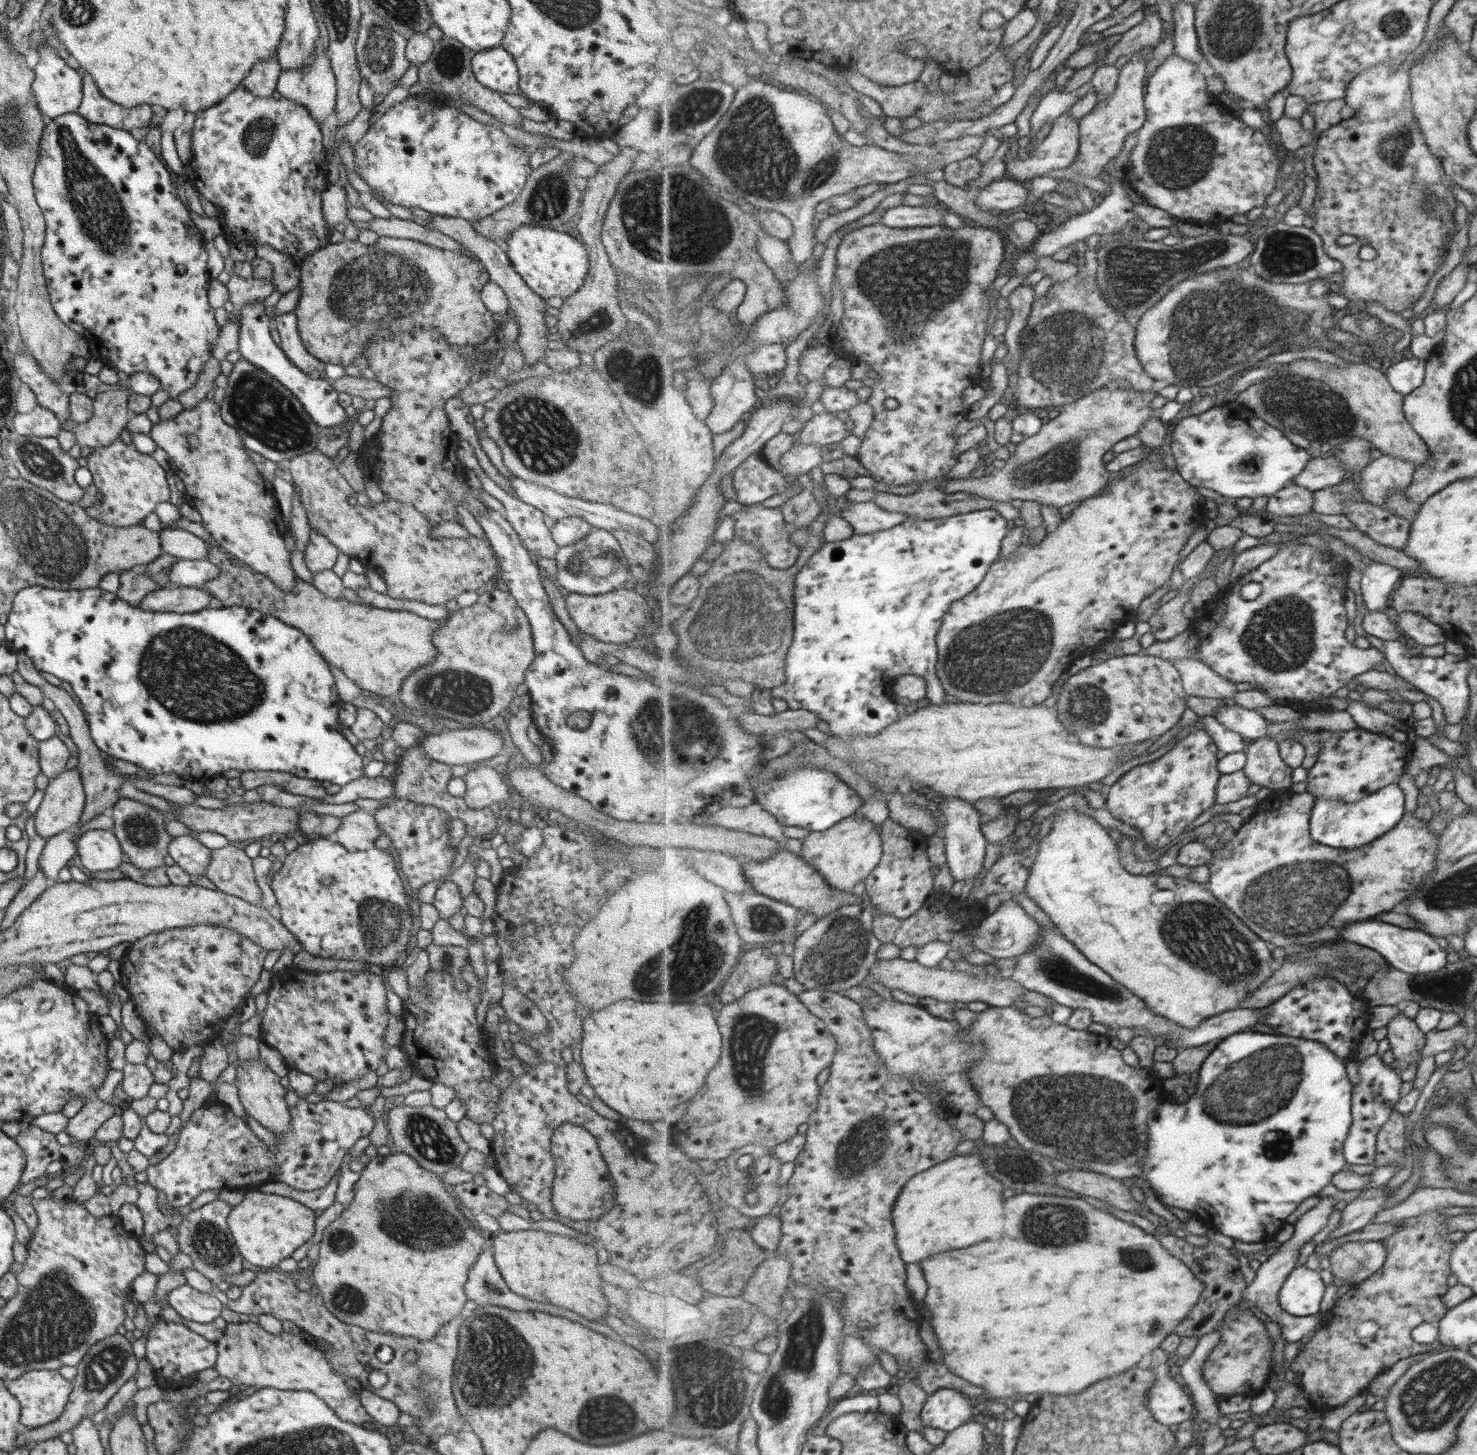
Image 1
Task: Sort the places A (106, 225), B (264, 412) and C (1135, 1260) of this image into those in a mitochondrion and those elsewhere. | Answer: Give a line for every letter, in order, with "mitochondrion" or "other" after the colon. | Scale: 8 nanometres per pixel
A: mitochondrion
B: mitochondrion
C: mitochondrion

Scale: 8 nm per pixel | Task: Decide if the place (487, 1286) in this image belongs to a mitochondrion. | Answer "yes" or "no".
yes

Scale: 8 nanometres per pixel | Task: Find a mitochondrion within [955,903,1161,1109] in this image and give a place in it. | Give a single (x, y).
(1057, 968)

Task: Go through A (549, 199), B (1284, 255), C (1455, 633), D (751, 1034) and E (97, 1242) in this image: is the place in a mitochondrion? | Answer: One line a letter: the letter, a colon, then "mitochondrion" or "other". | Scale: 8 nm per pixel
A: mitochondrion
B: mitochondrion
C: other
D: mitochondrion
E: other

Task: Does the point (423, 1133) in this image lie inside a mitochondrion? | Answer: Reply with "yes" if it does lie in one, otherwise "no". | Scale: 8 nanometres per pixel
yes

